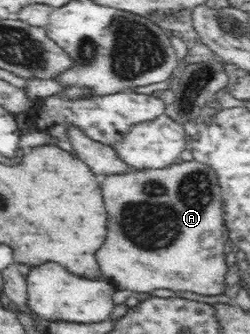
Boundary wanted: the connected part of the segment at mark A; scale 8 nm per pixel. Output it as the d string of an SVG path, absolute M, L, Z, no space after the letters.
M180 160L161 169L131 169L123 175L108 175L100 188L109 215L109 235L105 237L105 247L97 251L97 263L111 284L137 294L154 293L157 289L191 291L199 295L221 295L227 291L221 186L209 164Z

